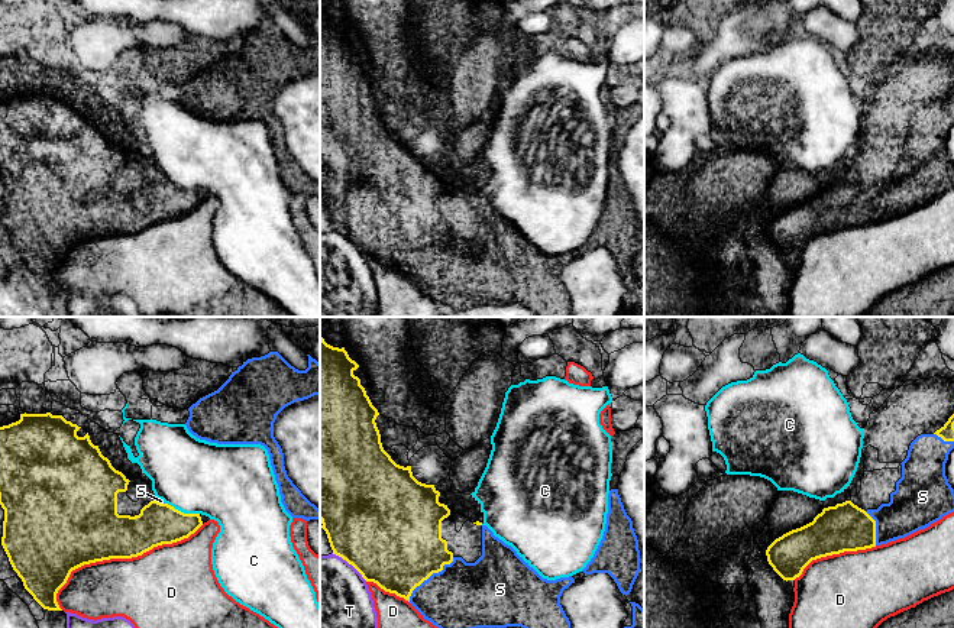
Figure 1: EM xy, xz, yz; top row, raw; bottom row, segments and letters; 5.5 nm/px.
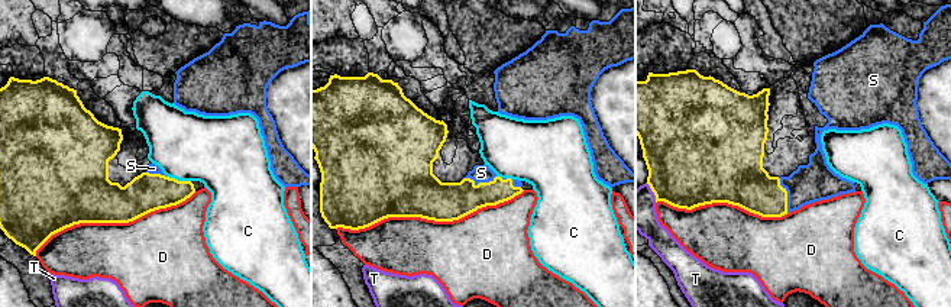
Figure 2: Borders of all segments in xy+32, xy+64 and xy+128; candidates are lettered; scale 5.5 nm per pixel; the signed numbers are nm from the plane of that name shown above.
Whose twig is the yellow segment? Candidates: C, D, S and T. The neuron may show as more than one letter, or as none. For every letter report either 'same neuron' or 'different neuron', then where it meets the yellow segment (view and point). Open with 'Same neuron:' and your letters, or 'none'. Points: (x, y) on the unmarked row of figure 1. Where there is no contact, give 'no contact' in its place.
Same neuron: S
C: different neuron | xy (183, 188)
D: different neuron | xy (119, 233)
S: same neuron | xz (429, 252)
T: different neuron | xz (349, 239)

